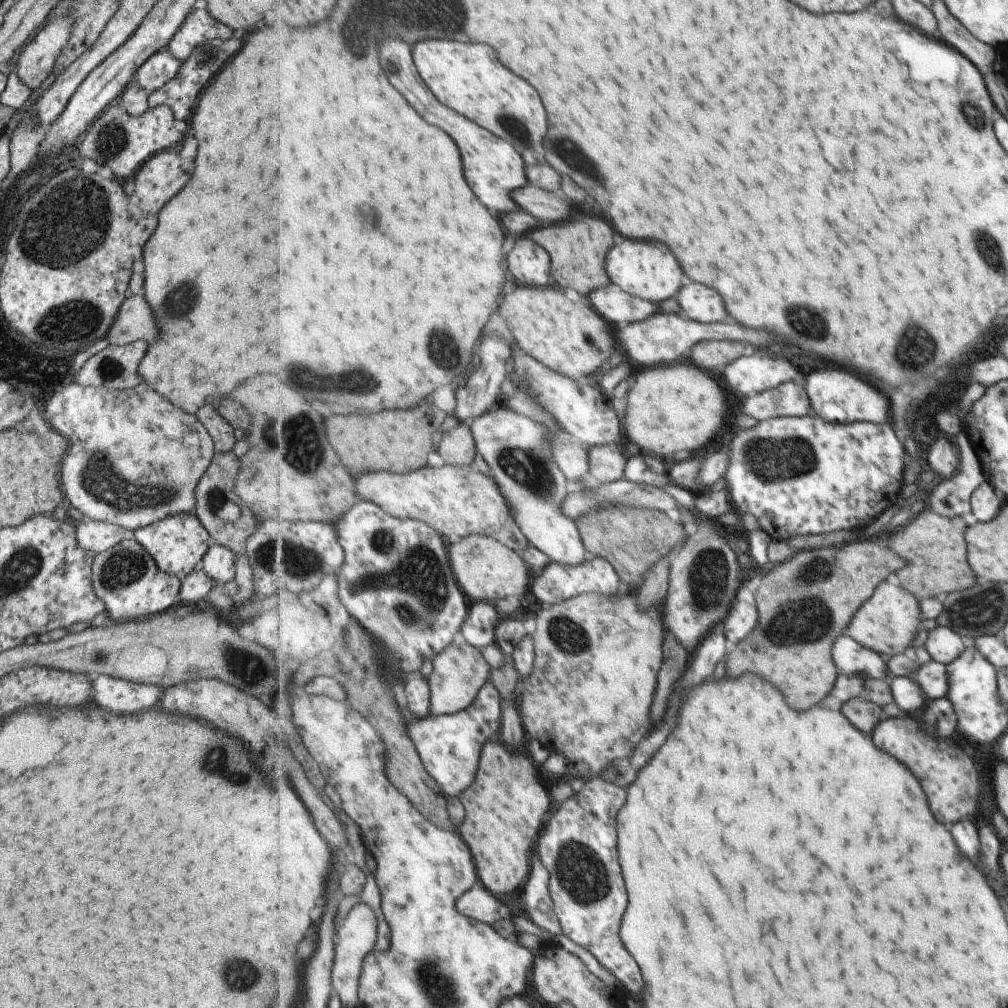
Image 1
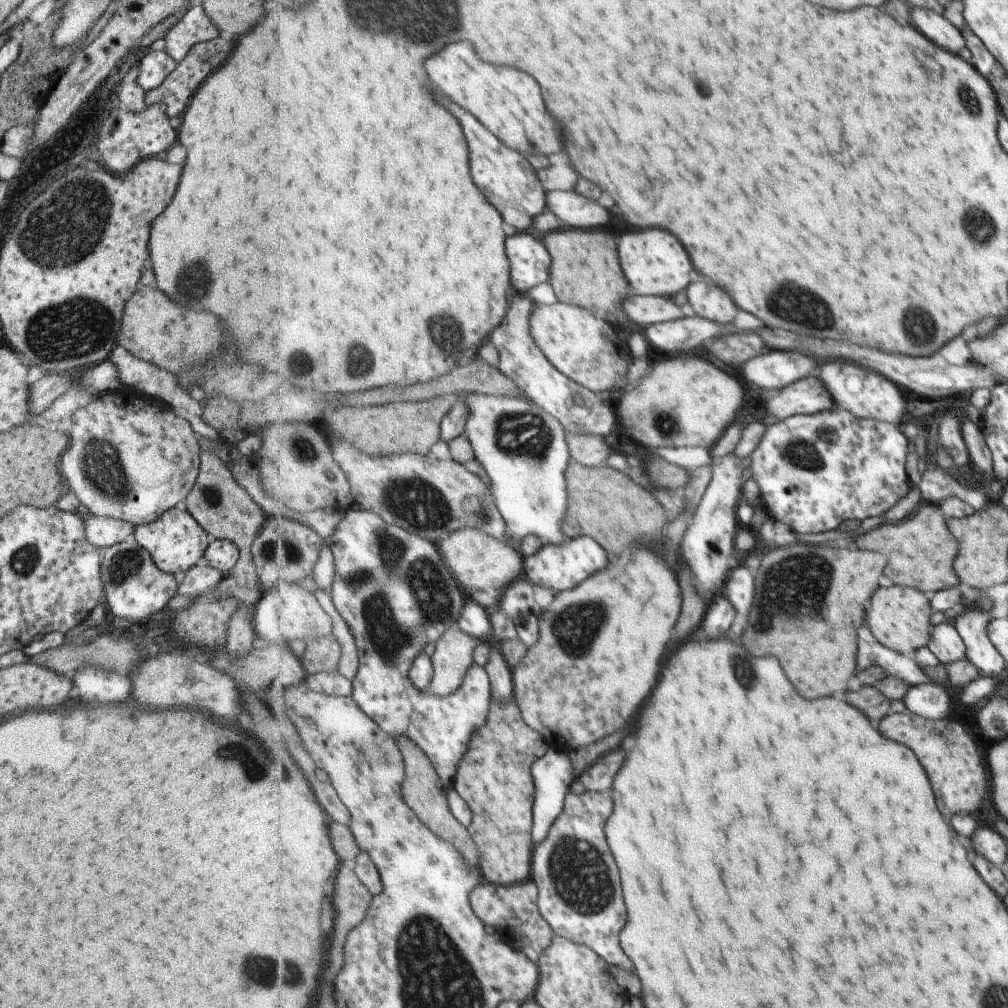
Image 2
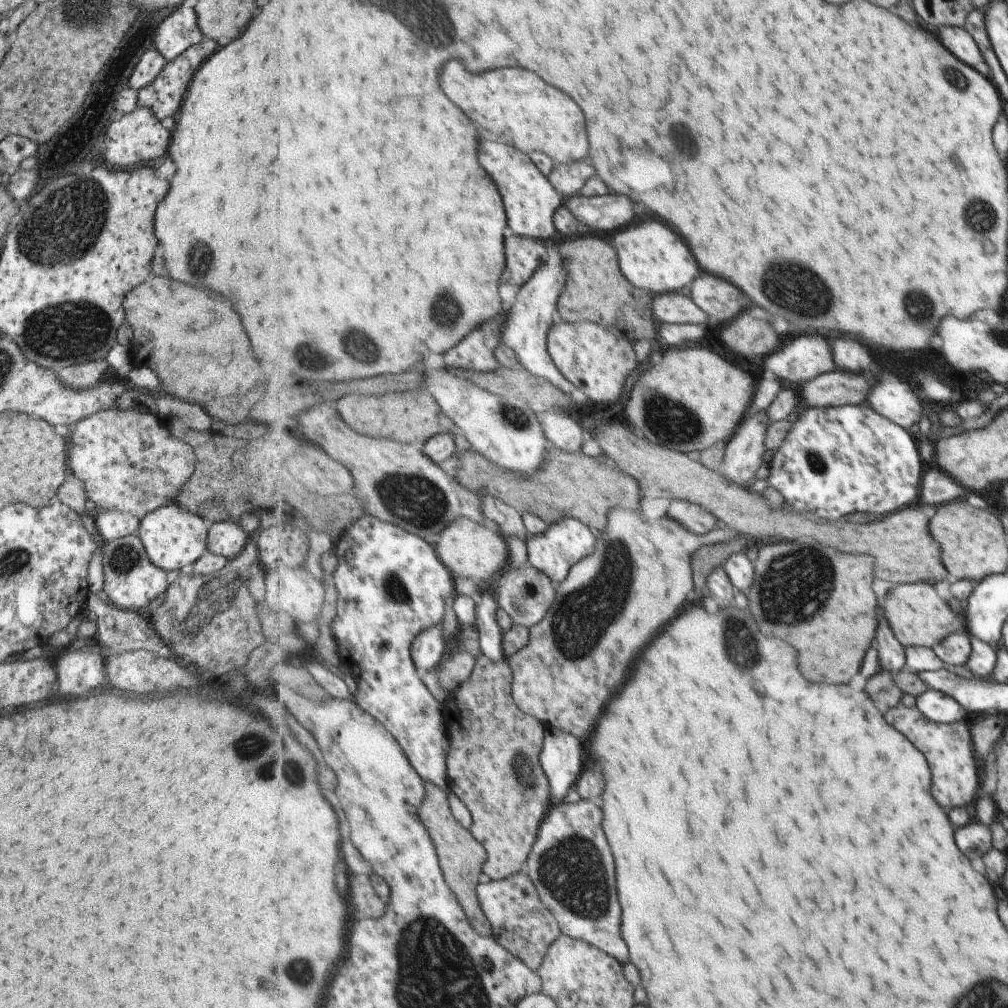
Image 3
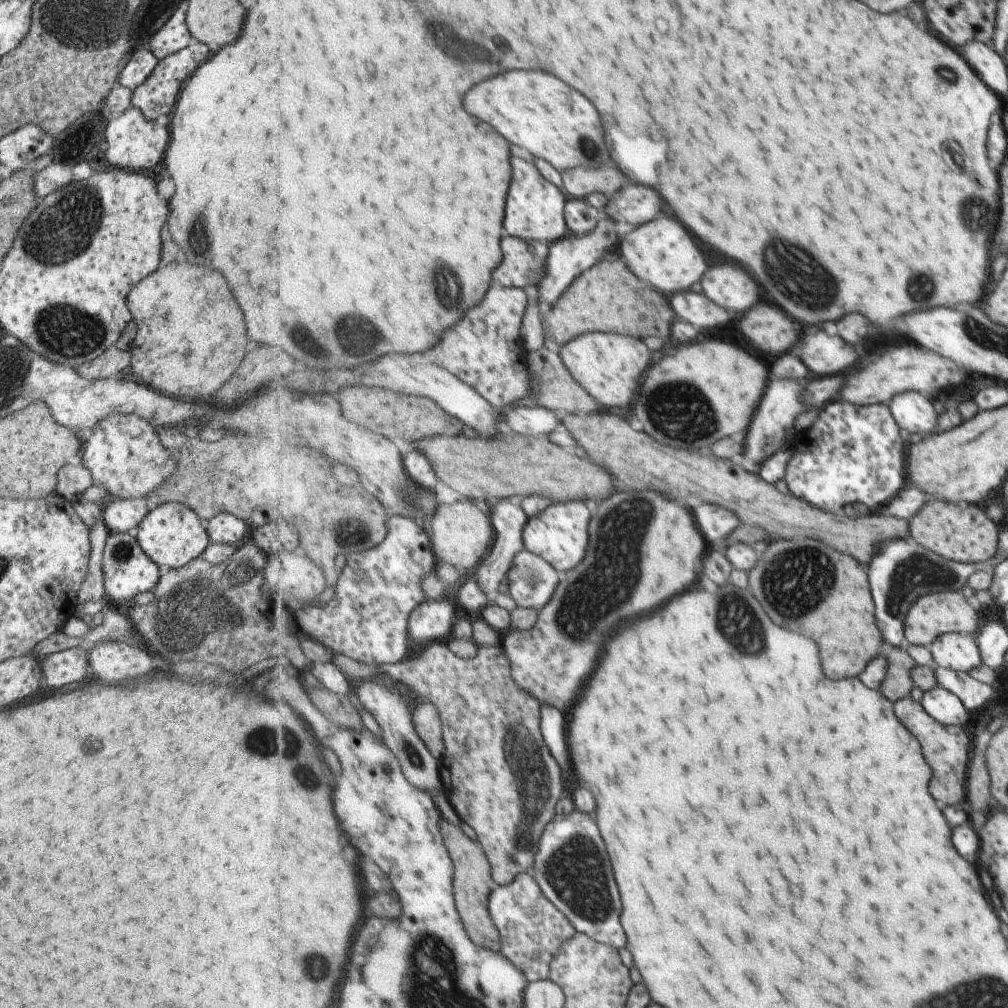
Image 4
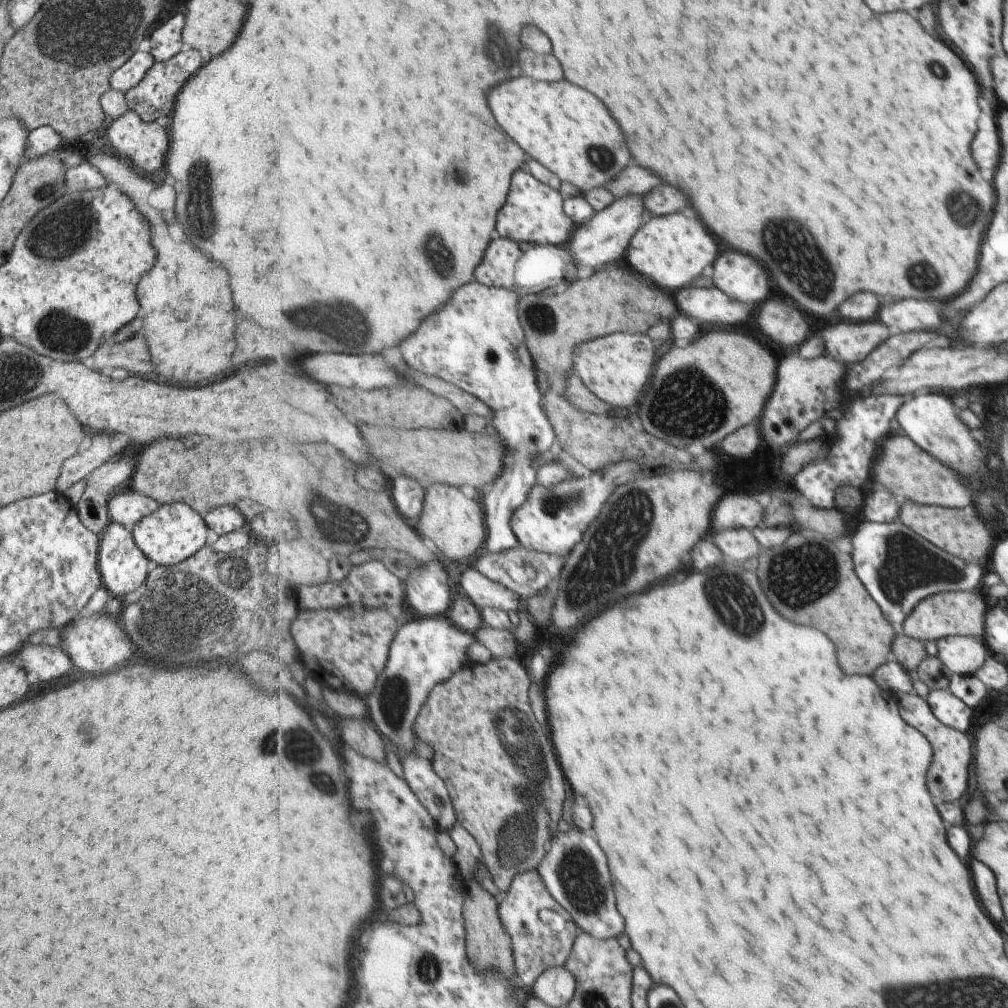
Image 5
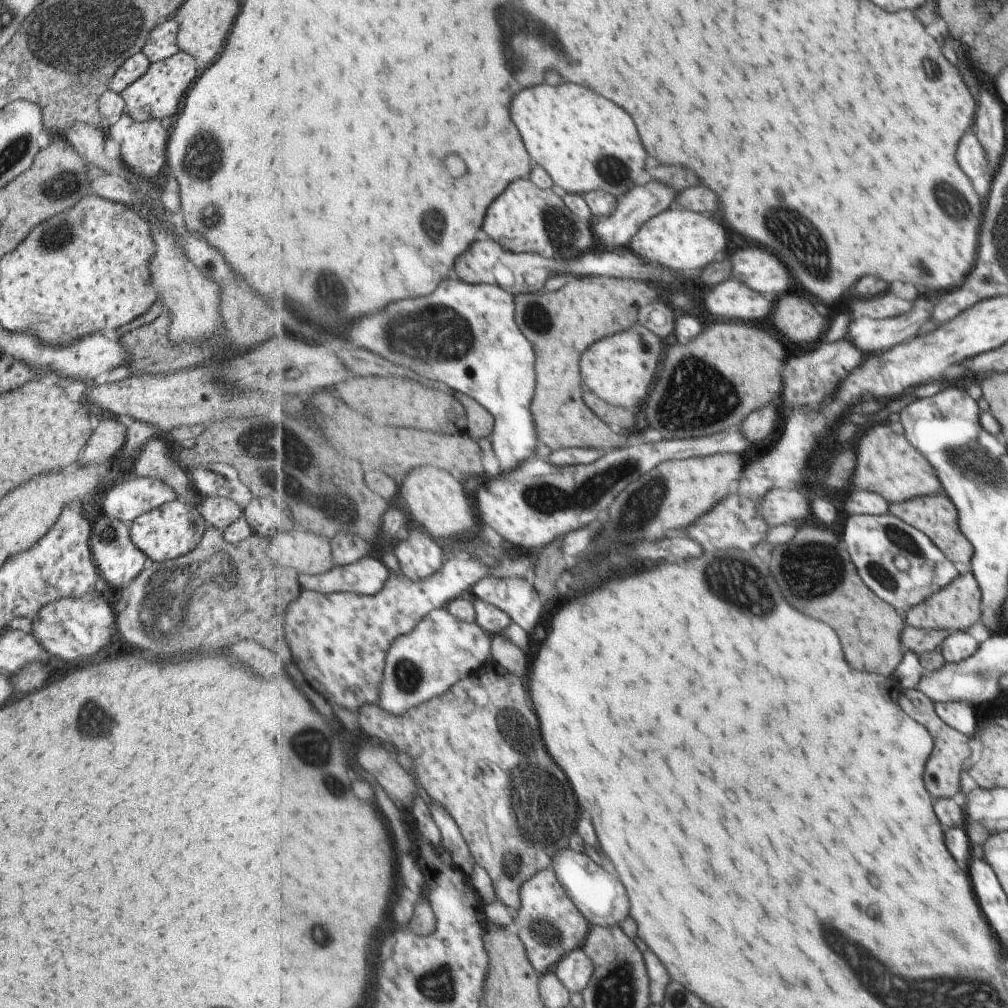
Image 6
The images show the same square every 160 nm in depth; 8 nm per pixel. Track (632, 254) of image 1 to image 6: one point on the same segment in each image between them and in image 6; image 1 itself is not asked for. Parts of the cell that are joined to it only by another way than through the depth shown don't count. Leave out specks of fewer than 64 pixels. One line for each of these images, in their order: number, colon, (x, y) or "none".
2: (656, 264)
3: (653, 256)
4: (662, 251)
5: (672, 250)
6: (686, 241)

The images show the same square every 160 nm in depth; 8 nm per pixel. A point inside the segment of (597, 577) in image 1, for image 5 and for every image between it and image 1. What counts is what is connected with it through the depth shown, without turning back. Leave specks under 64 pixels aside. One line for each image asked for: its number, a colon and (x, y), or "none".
2: (561, 567)
3: (564, 543)
4: (560, 534)
5: (554, 519)

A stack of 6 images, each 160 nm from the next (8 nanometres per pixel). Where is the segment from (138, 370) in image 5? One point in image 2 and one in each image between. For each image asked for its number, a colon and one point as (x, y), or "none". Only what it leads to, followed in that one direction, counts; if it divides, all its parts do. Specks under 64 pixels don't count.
2: (42, 392)
3: (76, 376)
4: (107, 364)

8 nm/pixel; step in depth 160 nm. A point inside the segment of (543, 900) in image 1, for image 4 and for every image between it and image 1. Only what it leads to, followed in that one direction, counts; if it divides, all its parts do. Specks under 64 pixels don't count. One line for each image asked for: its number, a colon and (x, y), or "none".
2: (553, 773)
3: (562, 756)
4: (554, 726)

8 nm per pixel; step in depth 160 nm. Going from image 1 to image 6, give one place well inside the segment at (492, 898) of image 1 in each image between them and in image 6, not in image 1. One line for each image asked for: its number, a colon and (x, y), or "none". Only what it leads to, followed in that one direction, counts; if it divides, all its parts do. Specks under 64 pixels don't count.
2: (517, 905)
3: (514, 906)
4: (534, 931)
5: (544, 933)
6: (550, 923)

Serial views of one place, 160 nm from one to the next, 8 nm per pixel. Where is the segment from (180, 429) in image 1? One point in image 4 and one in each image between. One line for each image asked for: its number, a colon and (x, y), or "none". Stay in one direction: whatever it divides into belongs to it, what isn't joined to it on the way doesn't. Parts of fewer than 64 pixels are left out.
2: (143, 460)
3: (126, 460)
4: (123, 454)

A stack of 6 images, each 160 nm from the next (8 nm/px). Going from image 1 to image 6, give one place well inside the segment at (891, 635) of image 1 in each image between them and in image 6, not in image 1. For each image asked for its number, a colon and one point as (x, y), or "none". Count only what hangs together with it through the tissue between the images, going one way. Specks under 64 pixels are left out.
2: (900, 617)
3: (919, 617)
4: (933, 614)
5: (949, 613)
6: (956, 606)

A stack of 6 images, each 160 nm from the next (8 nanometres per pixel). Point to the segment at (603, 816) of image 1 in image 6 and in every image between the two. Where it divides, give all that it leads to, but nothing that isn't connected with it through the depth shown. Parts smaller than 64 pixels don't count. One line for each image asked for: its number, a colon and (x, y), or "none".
2: (580, 894)
3: (572, 866)
4: (578, 878)
5: (575, 870)
6: (601, 896)

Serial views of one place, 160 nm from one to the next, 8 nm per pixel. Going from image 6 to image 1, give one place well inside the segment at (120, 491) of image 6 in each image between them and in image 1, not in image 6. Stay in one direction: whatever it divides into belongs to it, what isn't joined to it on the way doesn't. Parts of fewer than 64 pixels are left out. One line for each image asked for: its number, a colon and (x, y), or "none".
1: (95, 536)
2: (102, 532)
3: (110, 525)
4: (121, 516)
5: (125, 506)

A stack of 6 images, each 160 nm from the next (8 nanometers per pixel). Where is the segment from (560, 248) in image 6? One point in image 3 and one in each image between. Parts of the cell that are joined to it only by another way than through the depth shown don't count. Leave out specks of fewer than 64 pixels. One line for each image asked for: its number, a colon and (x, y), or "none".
3: (531, 199)
4: (536, 208)
5: (533, 213)

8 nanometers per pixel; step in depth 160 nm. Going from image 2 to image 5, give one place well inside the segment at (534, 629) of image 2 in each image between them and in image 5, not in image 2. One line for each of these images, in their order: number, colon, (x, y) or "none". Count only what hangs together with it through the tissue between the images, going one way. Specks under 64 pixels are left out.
3: (527, 593)
4: (533, 581)
5: (527, 571)

